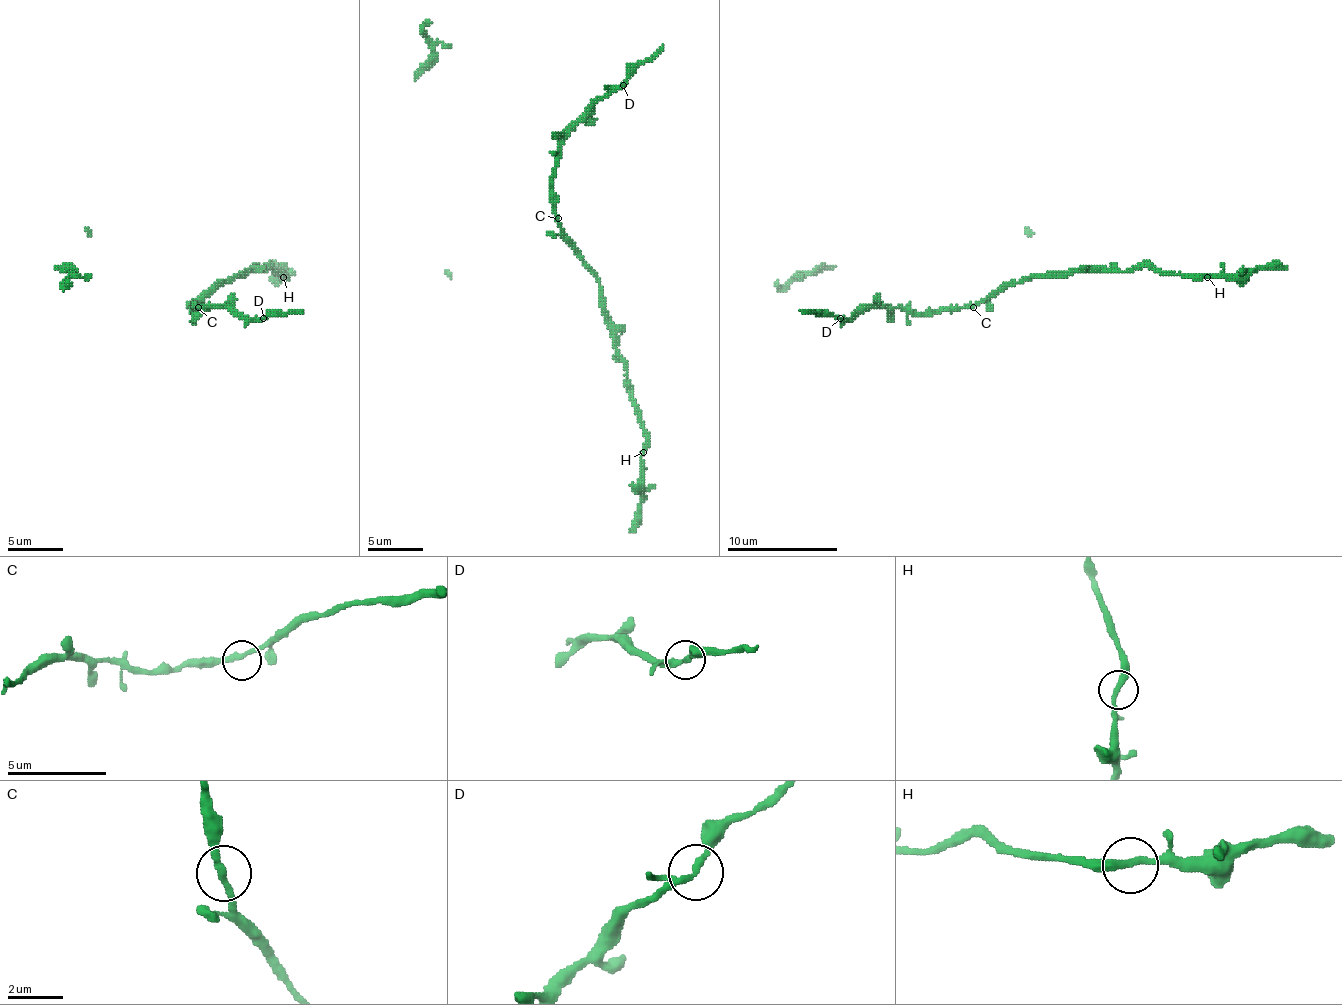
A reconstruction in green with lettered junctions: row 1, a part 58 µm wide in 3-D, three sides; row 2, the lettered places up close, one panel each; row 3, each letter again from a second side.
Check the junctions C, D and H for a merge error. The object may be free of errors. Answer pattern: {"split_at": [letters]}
{"split_at": []}

